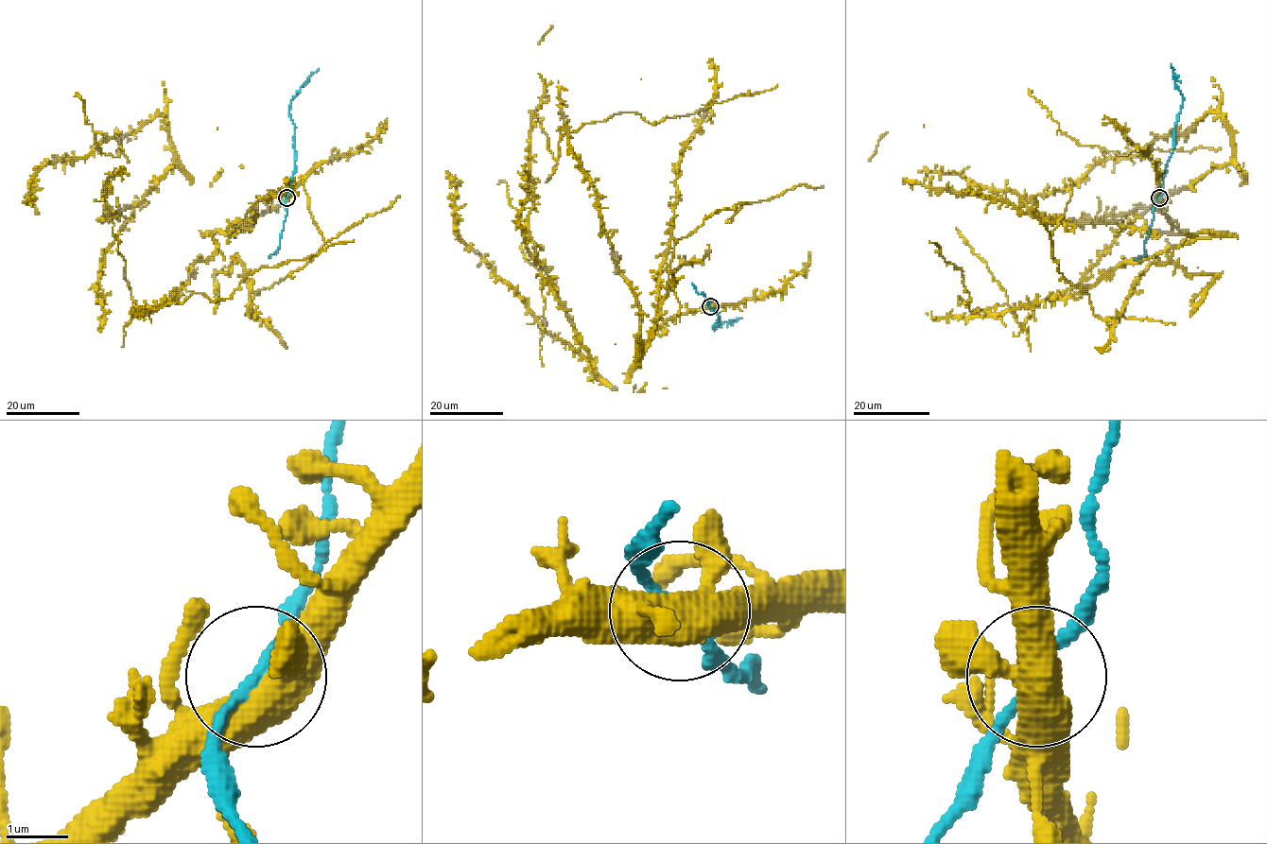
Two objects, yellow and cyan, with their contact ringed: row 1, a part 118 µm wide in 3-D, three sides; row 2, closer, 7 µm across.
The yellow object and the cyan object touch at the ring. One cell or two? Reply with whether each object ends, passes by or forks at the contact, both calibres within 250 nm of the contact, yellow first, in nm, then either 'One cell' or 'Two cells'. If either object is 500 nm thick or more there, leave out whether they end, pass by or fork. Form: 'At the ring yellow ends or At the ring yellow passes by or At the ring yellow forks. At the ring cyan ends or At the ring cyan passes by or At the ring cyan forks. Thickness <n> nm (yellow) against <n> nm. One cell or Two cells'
At the ring yellow forks. At the ring cyan passes by. Thickness 480 nm (yellow) against 170 nm. One cell

